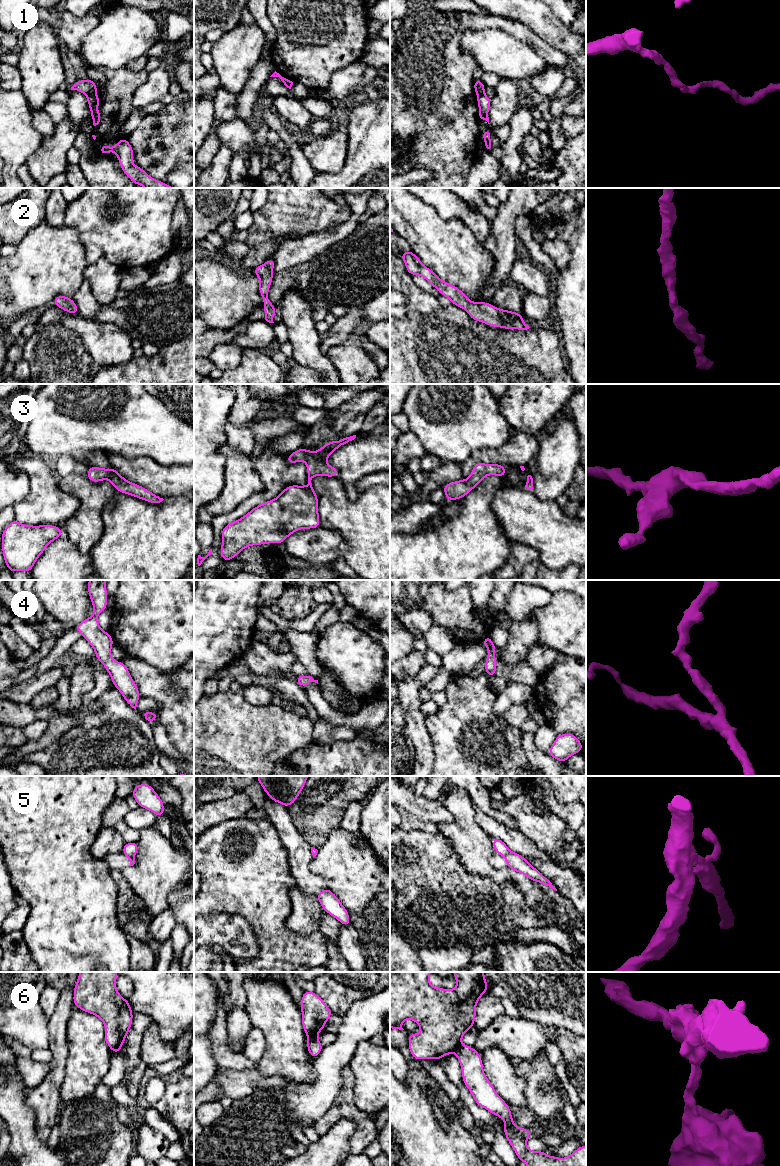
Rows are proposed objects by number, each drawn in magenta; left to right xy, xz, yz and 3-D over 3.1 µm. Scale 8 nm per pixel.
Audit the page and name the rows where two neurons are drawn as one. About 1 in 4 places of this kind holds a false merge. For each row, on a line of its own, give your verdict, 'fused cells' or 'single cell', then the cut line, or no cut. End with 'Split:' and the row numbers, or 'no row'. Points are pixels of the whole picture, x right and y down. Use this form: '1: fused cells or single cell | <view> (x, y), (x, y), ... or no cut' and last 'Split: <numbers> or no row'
1: fused cells | xy (95, 93), (87, 96)
2: single cell | no cut
3: single cell | no cut
4: single cell | no cut
5: fused cells | xy (126, 855), (133, 856)
6: fused cells | xz (316, 1036), (308, 1039)
Split: 1, 5, 6

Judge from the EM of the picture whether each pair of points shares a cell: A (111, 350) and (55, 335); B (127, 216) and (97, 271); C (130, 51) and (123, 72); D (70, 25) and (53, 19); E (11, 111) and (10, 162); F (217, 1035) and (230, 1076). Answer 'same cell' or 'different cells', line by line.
A: same cell
B: different cells
C: different cells
D: different cells
E: same cell
F: different cells

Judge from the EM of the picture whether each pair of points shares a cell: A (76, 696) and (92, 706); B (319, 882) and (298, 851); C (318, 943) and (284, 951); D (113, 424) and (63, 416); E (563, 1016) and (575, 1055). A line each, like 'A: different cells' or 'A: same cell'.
A: different cells
B: same cell
C: same cell
D: same cell
E: different cells

